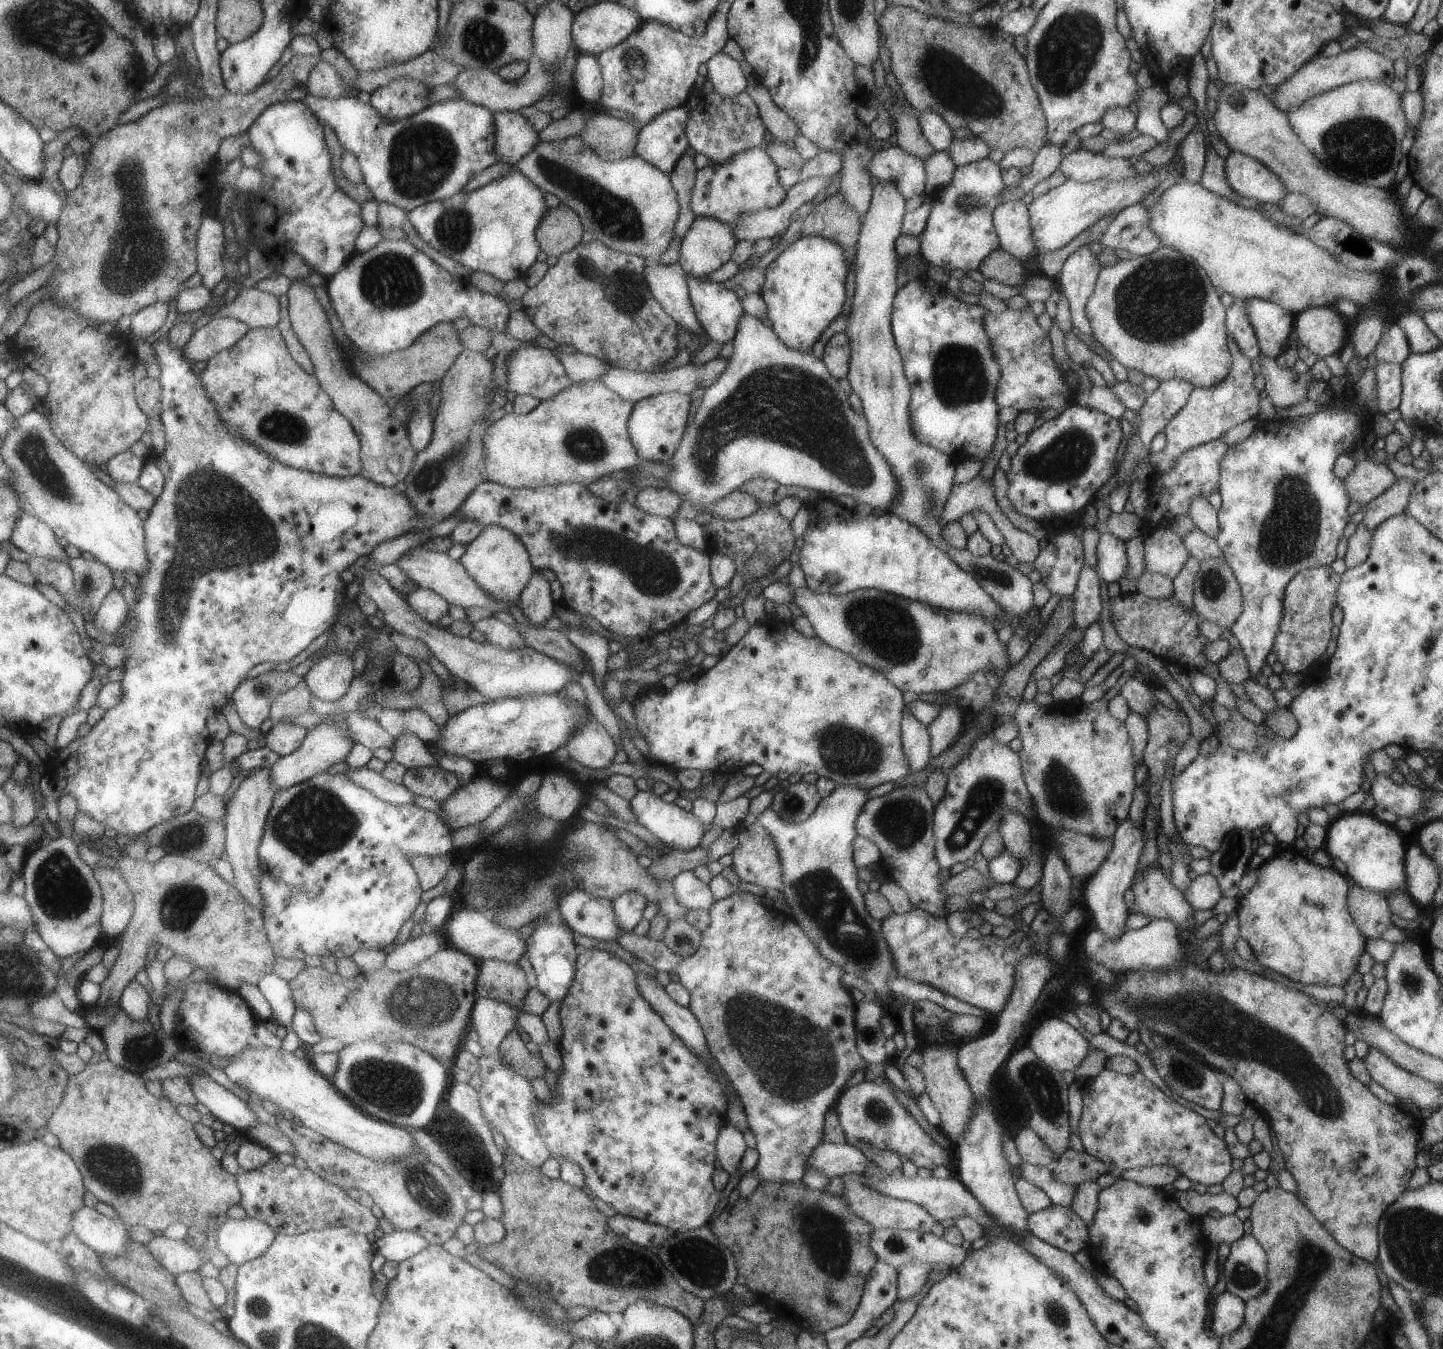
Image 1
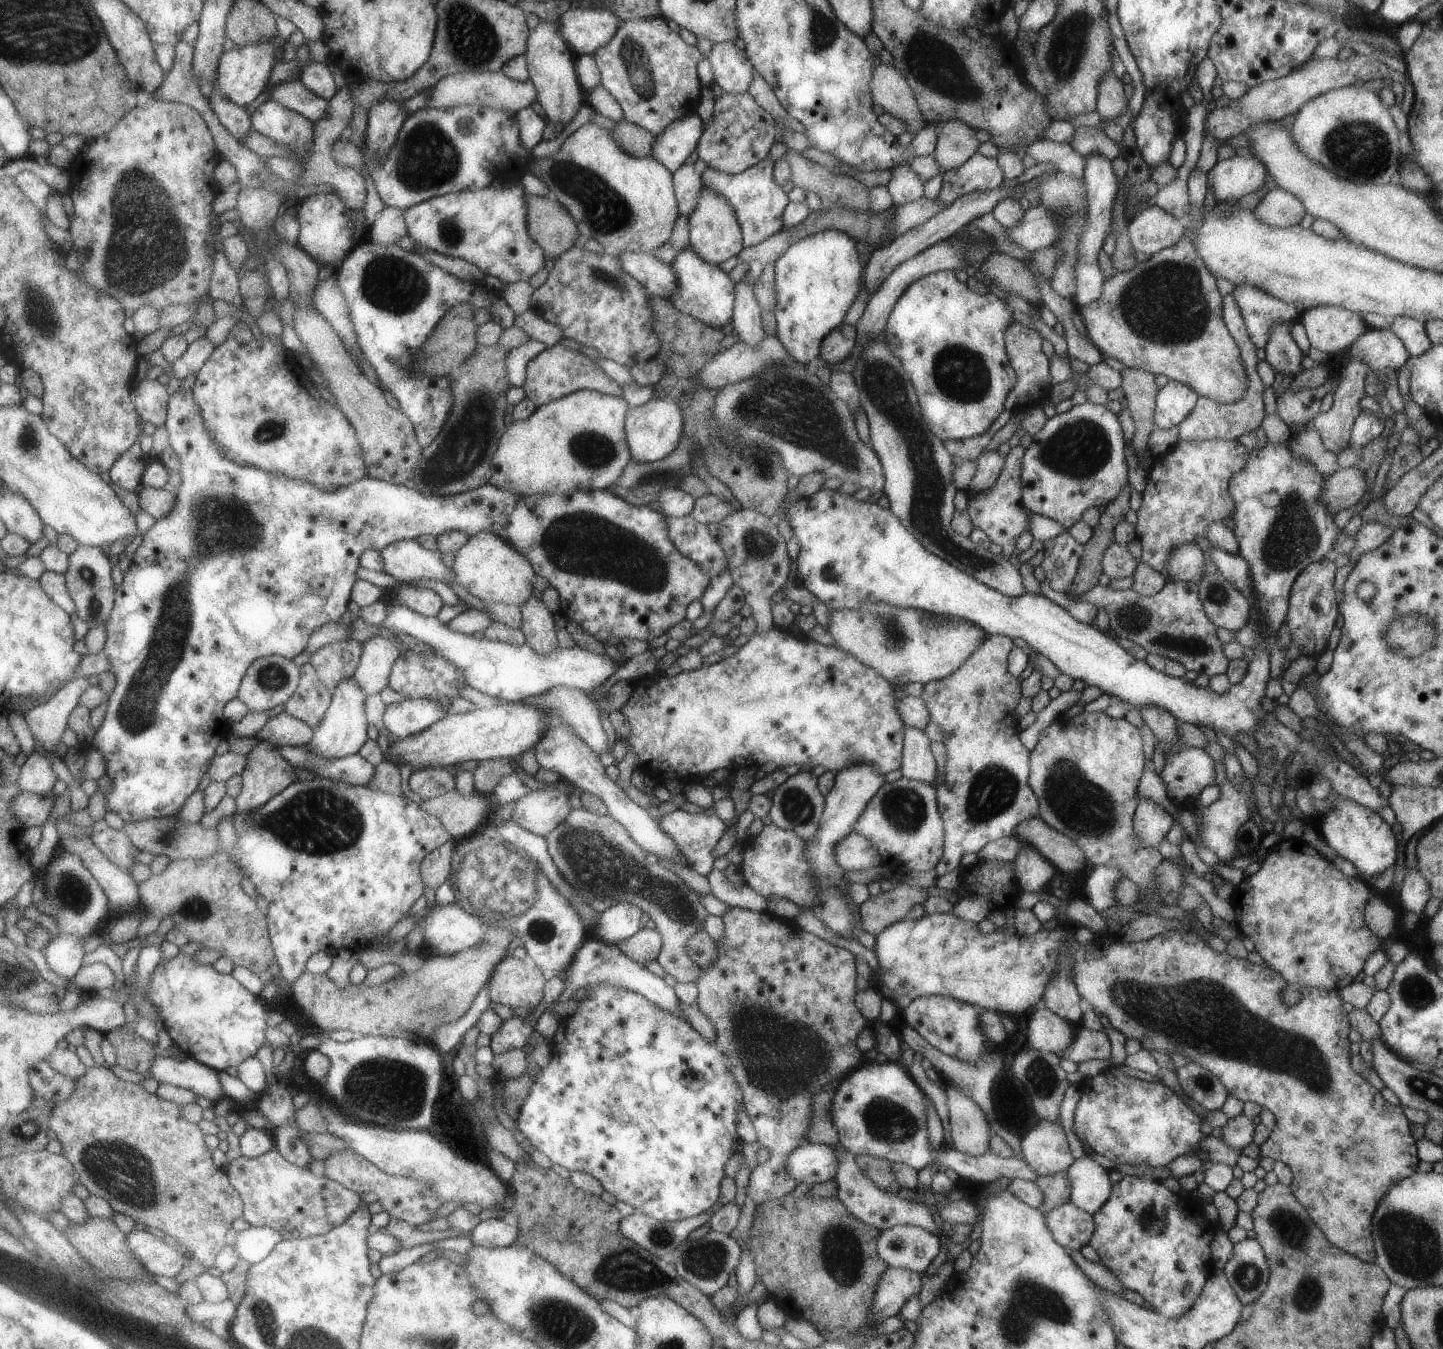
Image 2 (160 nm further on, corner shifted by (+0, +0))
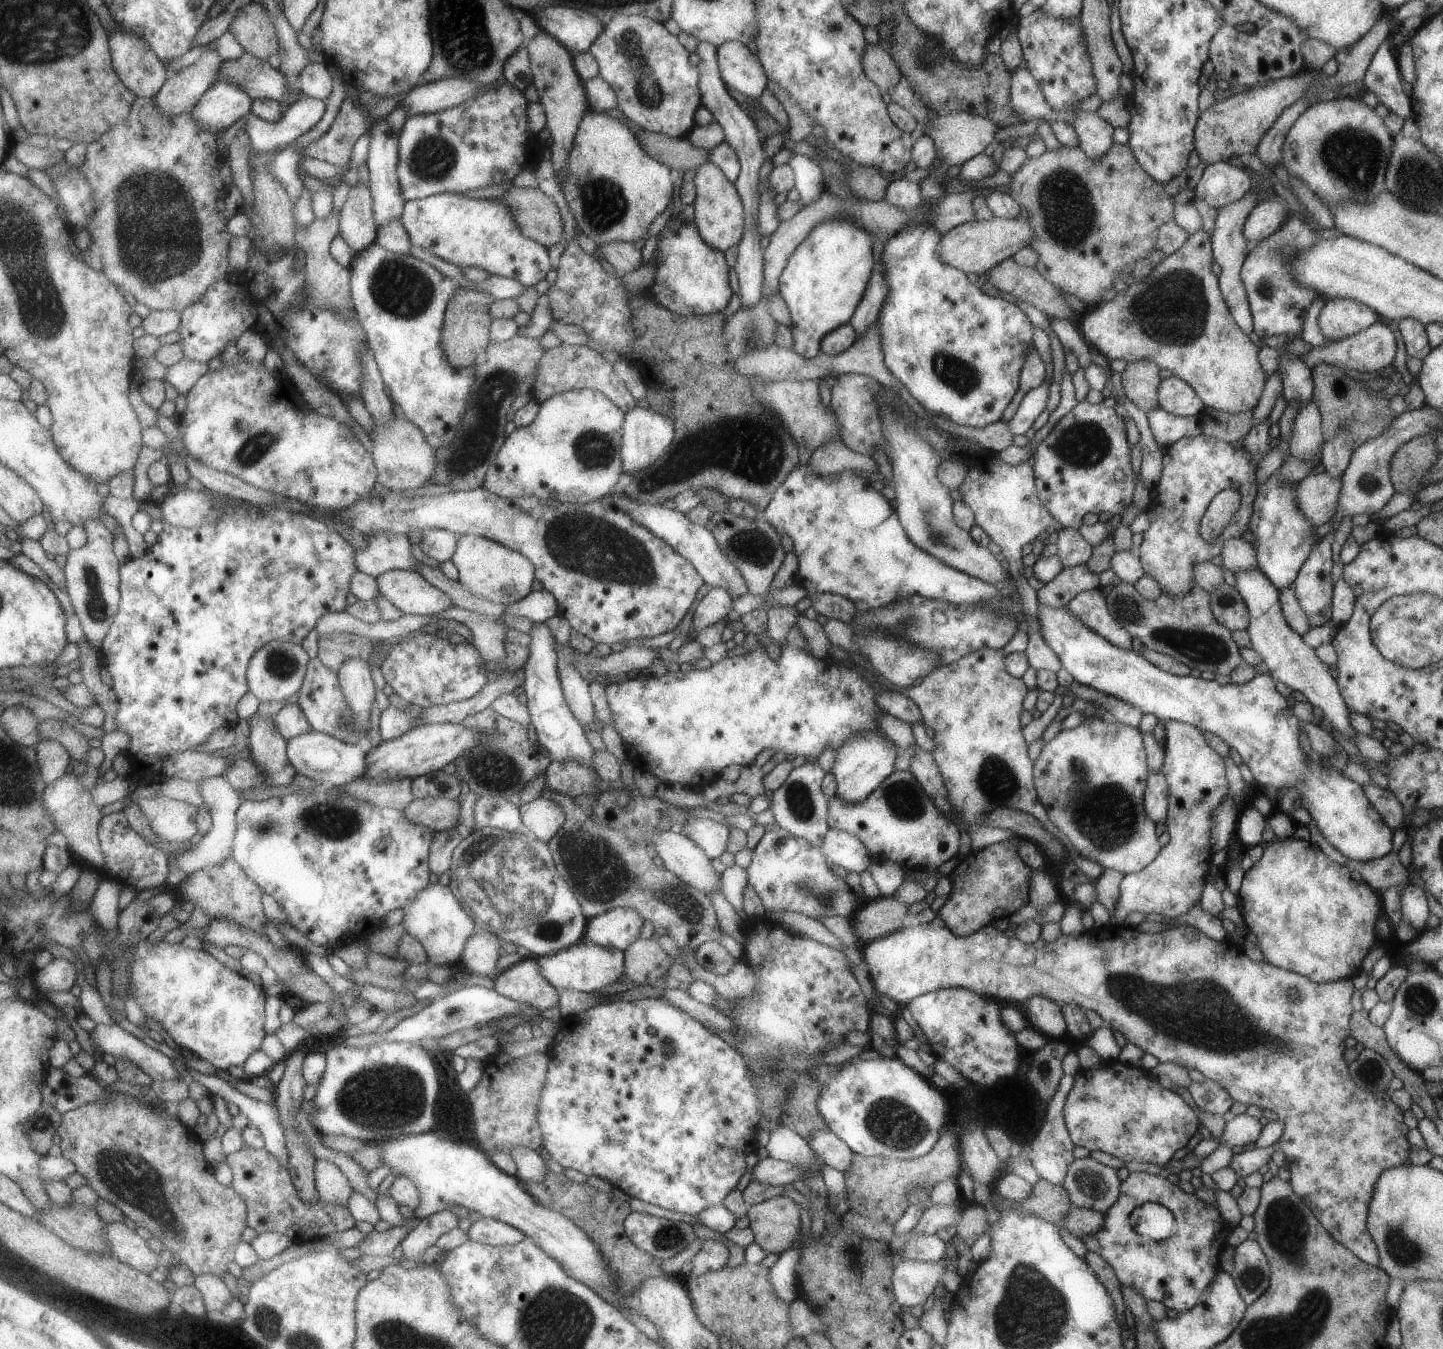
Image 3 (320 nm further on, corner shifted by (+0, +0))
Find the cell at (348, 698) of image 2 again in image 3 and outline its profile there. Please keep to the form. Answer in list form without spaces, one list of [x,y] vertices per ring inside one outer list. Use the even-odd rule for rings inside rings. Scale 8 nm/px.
[[[349,658],[342,665],[339,675],[349,703],[353,711],[356,711],[357,723],[364,730],[370,729],[372,706],[374,706],[376,694],[378,694],[370,661],[361,658]]]

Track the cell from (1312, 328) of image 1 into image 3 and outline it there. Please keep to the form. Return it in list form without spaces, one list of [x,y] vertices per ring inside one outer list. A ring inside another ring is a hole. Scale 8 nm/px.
[[[1350,297],[1328,298],[1319,314],[1319,326],[1328,340],[1338,340],[1359,333],[1380,320],[1370,306]]]

